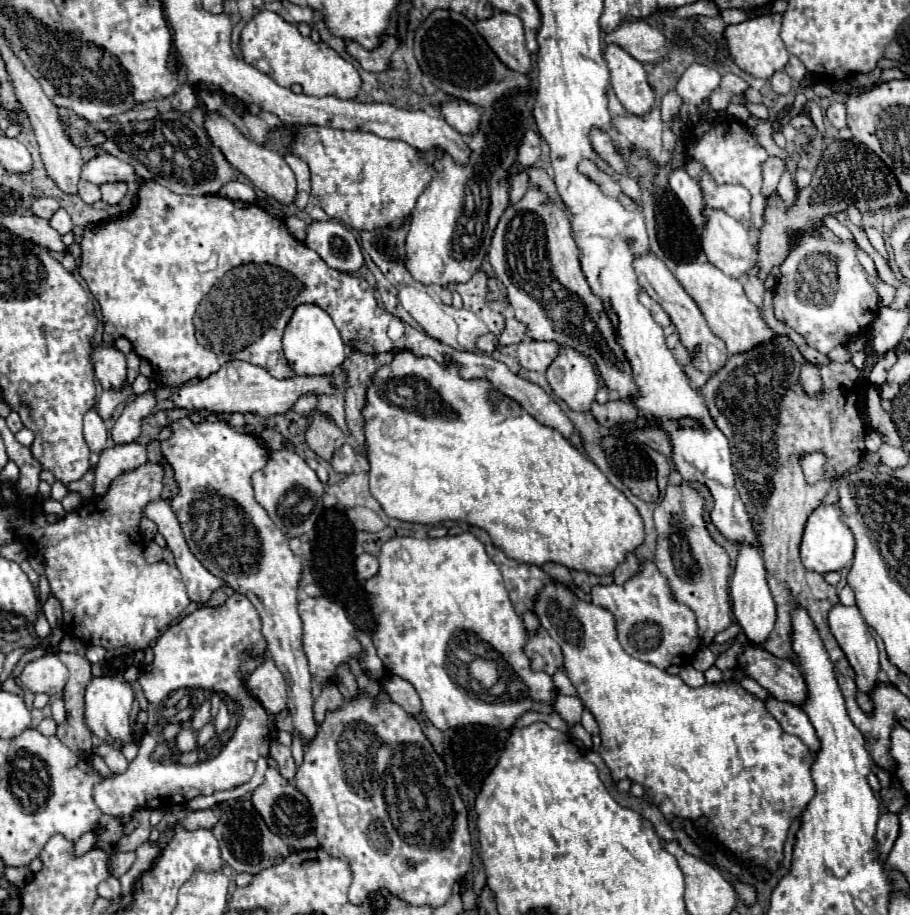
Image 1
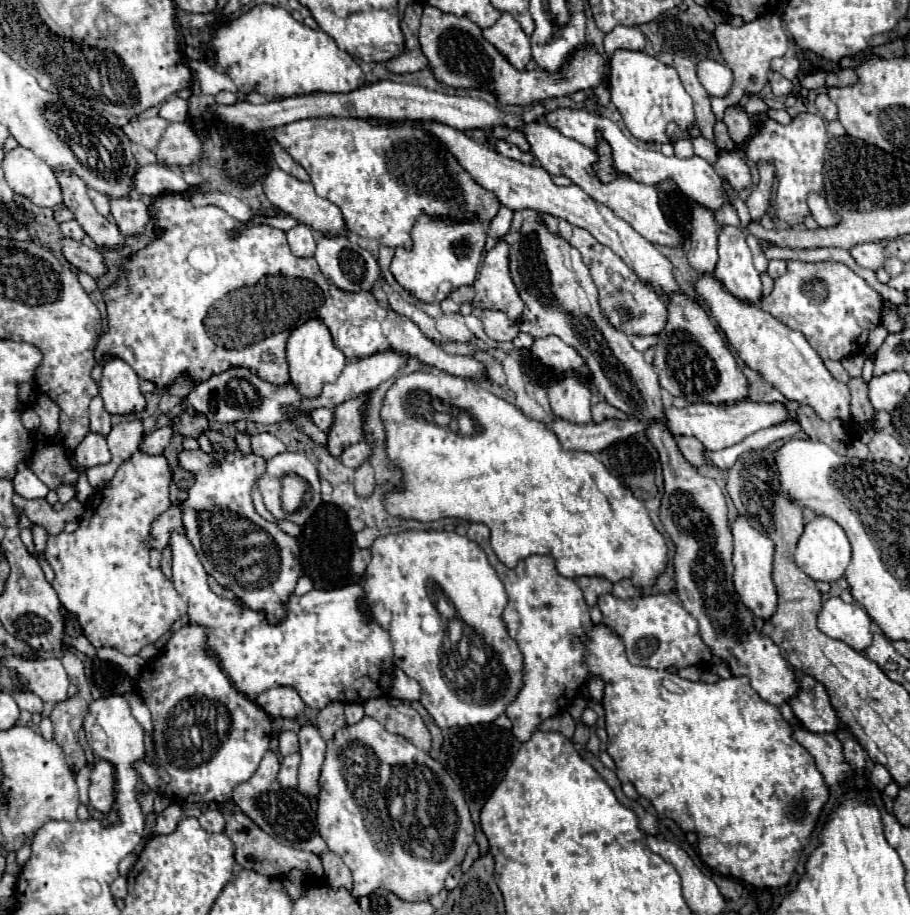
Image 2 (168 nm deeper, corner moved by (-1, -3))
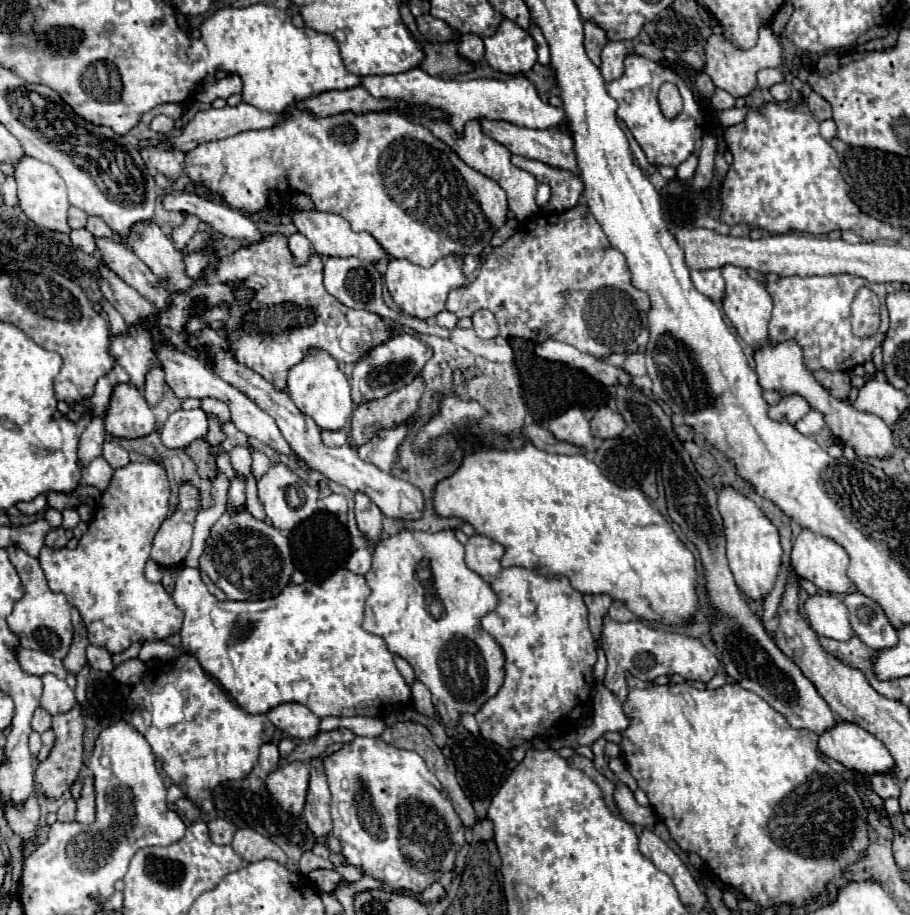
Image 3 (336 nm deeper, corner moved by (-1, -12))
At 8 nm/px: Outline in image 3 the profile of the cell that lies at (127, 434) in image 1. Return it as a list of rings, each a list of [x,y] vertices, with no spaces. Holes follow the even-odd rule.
[[[105,442],[103,444],[103,450],[101,450],[101,456],[111,464],[111,468],[121,468],[121,466],[127,466],[129,464],[129,454],[125,448],[121,448],[117,442]]]

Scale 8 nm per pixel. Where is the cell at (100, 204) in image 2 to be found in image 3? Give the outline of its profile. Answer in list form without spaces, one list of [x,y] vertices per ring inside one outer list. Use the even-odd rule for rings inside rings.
[[[89,216],[89,220],[87,220],[87,230],[89,230],[95,238],[113,238],[113,232],[109,230],[109,226],[105,226],[105,222],[101,222],[101,218]]]

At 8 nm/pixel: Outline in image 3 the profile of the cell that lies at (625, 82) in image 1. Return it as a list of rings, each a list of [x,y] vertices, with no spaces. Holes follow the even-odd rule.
[[[629,54],[625,58],[625,74],[621,78],[609,82],[607,92],[609,92],[609,96],[613,96],[619,102],[617,116],[627,124],[627,128],[631,130],[631,134],[635,136],[639,146],[643,148],[649,164],[677,168],[681,162],[685,162],[689,158],[689,154],[695,148],[695,142],[705,132],[703,110],[701,110],[701,104],[697,102],[693,90],[689,88],[689,84],[685,82],[683,76],[679,76],[673,68],[669,68],[665,64],[647,60],[637,54]],[[663,82],[675,84],[679,88],[681,98],[683,98],[683,110],[679,116],[675,116],[673,122],[669,122],[663,116],[659,102],[657,102],[657,92]]]

